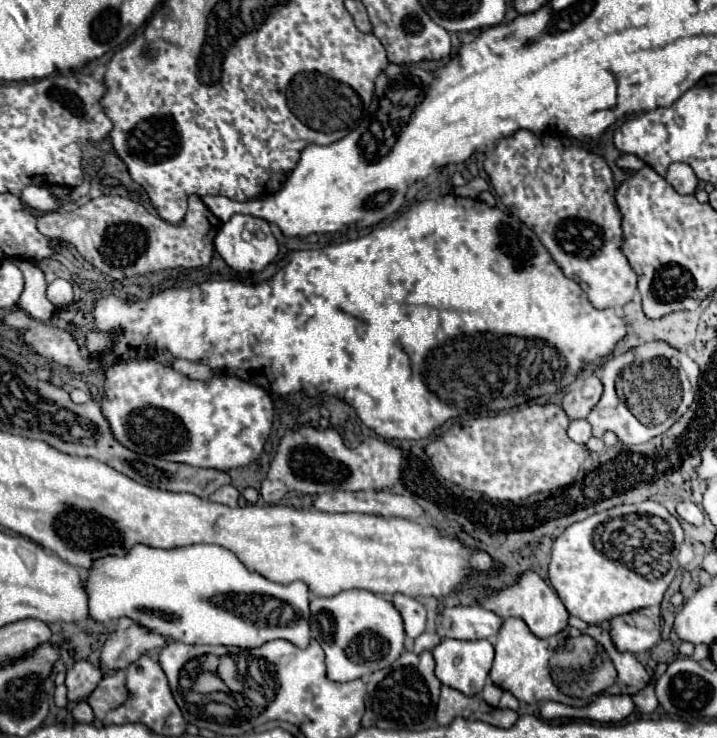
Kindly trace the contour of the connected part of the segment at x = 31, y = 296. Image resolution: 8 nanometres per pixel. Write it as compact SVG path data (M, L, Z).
M11 259L11 261L23 271L25 281L29 283L29 291L21 293L19 307L23 311L27 311L33 319L39 319L39 321L55 319L57 317L57 309L45 295L47 281L45 281L43 271L37 265L29 263L29 261L21 261L21 259Z

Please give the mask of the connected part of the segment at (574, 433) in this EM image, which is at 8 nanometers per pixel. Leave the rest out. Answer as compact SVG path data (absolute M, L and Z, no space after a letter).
M585 419L573 421L573 423L569 425L569 437L571 437L575 443L587 443L589 437L591 437L591 425L589 425Z

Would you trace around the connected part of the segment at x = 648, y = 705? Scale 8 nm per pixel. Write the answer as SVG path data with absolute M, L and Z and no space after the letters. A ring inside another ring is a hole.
M649 683L645 689L641 689L639 693L633 695L633 703L637 707L639 713L653 713L657 709L657 697L655 697L655 689L653 683Z

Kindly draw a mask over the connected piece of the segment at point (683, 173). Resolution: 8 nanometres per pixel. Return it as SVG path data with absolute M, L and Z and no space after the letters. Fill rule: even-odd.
M673 163L665 175L667 183L681 195L693 195L697 191L699 179L687 163Z

